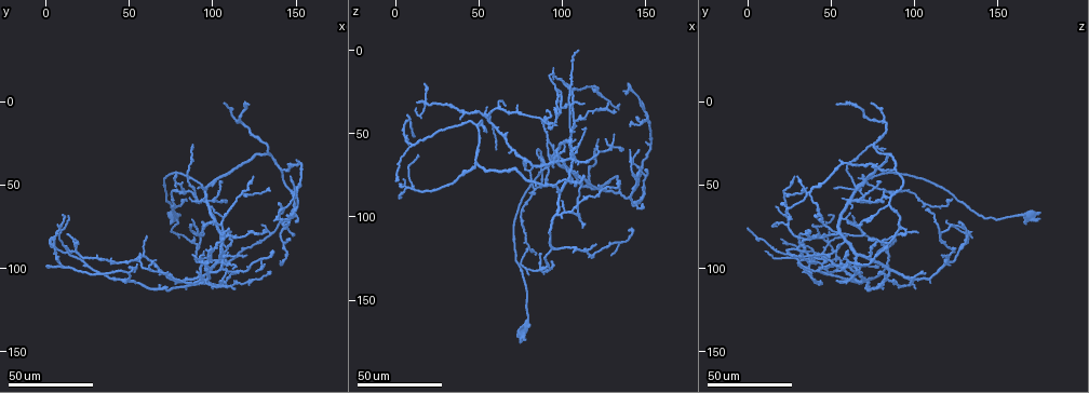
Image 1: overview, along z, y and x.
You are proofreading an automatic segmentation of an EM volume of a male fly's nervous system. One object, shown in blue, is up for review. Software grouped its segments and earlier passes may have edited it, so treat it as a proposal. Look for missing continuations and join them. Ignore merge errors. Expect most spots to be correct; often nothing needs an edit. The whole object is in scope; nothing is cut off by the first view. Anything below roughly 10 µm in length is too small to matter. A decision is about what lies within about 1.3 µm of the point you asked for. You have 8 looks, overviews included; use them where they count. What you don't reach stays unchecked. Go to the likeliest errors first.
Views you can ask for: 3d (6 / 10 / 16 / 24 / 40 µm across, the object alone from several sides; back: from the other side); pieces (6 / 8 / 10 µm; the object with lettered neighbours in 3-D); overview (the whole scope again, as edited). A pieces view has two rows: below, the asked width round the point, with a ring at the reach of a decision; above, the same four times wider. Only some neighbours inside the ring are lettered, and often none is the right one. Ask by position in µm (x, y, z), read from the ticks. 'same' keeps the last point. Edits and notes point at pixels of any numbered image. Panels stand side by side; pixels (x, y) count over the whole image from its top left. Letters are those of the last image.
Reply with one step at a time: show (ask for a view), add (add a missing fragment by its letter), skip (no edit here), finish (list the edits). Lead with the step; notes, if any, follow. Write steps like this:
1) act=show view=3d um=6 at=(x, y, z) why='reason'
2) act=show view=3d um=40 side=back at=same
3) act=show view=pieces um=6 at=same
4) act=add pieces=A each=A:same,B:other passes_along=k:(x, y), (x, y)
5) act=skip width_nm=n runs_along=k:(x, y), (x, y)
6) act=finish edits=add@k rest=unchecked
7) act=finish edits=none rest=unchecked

act=show view=3d um=24 at=(91, 52, 51) why='an open end'

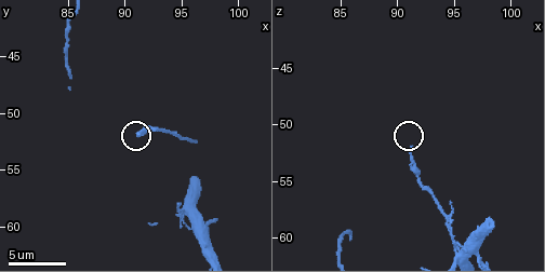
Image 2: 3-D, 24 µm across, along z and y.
act=show view=pieces um=8 at=(91.4, 52.0, 52.0)

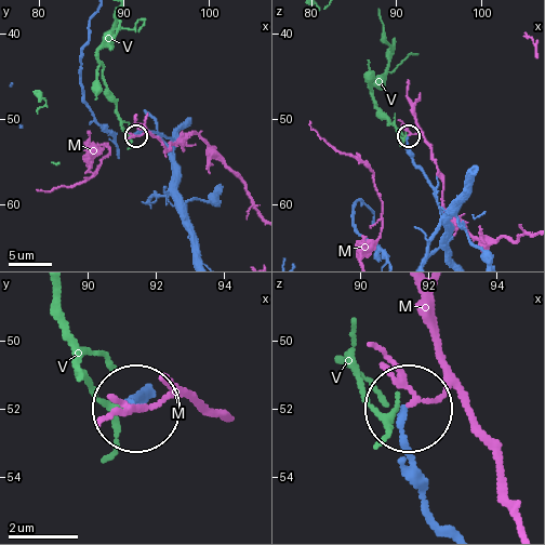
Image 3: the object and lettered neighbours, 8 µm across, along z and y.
act=skip each=M:other,V:other runs_along=3:(438, 524), (403, 414) found='no lettered fragment goes on from it'

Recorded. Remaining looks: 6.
act=show view=3d um=24 at=(110, 75, 1) why='long arm stops here'

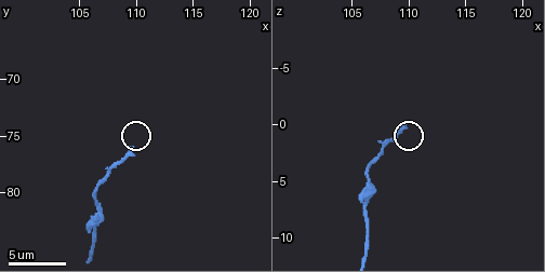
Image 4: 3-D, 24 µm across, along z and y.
act=show view=pieces um=10 at=(109.8, 76.2, 0.0)

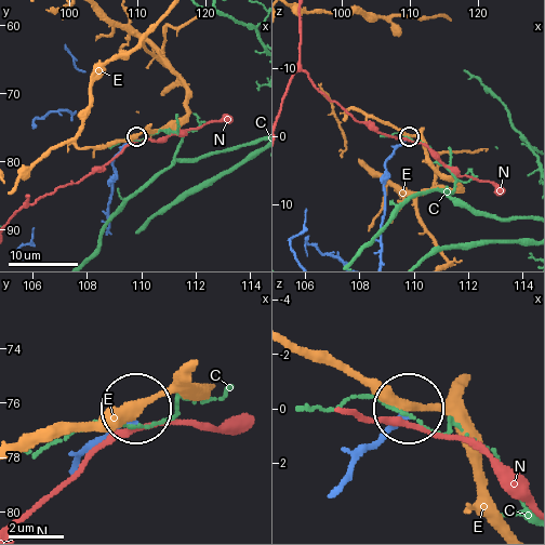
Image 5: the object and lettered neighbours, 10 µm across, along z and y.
act=skip each=C:other,E:other,N:other runs_along=5:(341, 481), (403, 414) found='none of them fits'

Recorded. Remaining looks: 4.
act=show view=3d um=40 at=(123, 1, 53) why='end of a long branch'

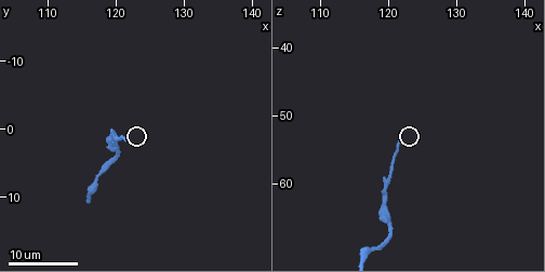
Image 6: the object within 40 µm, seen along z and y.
act=show view=pieces um=10 at=(121.5, 1.5, 54.0) why='see the neighbours'

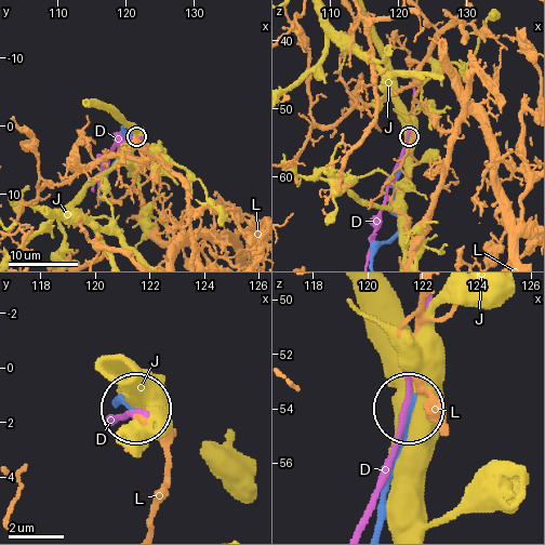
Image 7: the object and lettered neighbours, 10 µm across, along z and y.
act=skip each=D:other,J:other,L:other runs_along=7:(375, 523), (408, 408) found='none of them fits'

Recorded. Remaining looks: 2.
act=show view=3d um=24 at=(107, 2, 75) why='an open end'

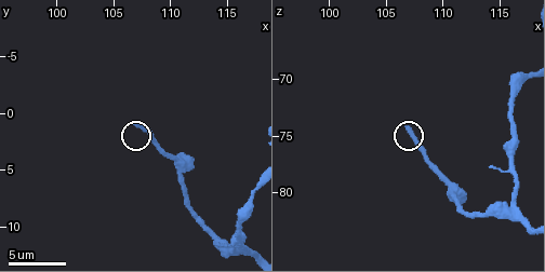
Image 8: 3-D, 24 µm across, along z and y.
act=show view=pieces um=10 at=(107.0, 1.0, 74.0)

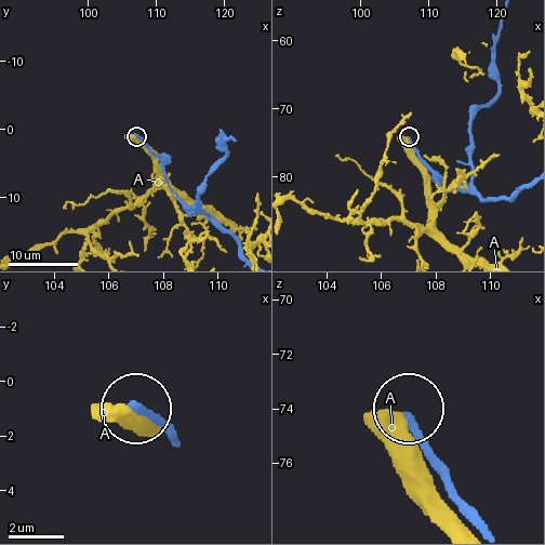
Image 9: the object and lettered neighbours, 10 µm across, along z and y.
act=skip each=A:other runs_along=9:(475, 509), (408, 413) found='none of them fits'

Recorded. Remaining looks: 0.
act=finish edits=none rest=unchecked

